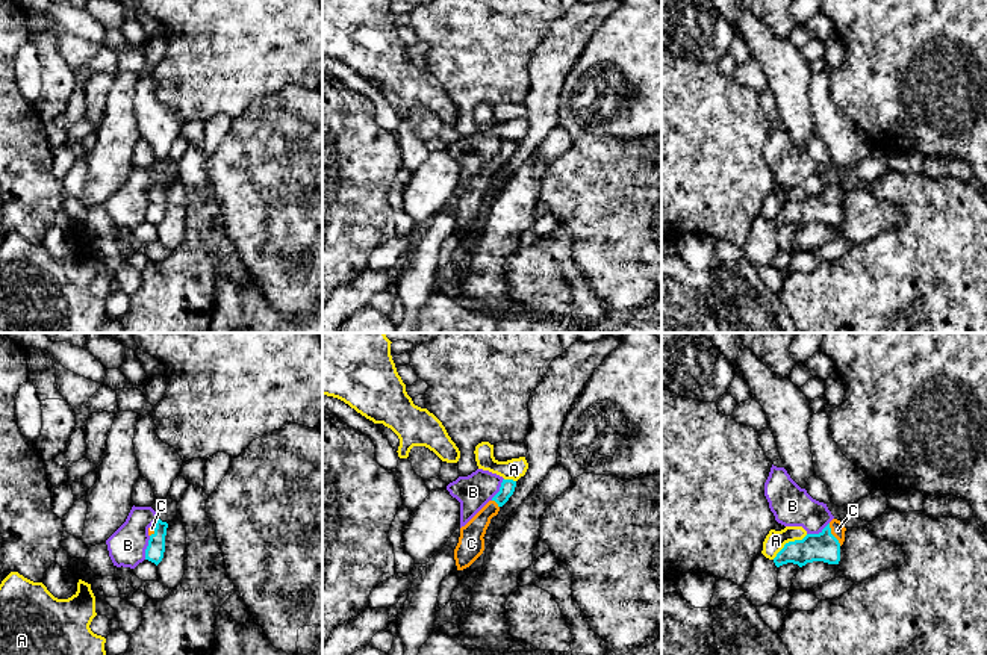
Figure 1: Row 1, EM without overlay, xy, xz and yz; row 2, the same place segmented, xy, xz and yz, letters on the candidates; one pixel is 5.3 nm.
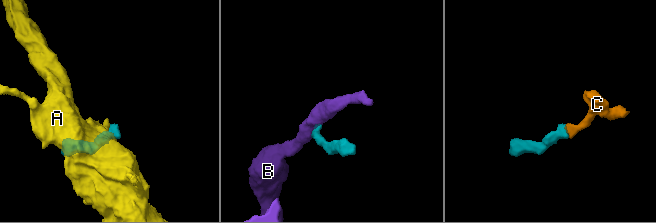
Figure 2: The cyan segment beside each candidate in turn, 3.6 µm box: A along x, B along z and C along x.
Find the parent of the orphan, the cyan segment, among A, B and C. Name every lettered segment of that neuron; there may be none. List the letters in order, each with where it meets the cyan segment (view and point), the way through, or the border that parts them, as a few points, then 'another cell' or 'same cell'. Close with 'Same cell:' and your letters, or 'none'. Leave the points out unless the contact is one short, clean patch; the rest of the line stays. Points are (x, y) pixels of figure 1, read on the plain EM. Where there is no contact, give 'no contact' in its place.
A: yz (789, 203) | along yz (807, 195), (801, 200), (789, 201), (772, 220) | another cell
B: xy (147, 209) | along xy (150, 197), (144, 220) | another cell
C: yz (831, 195) | across yz (824, 207), (831, 195), (837, 191) | same cell
Same cell: C

